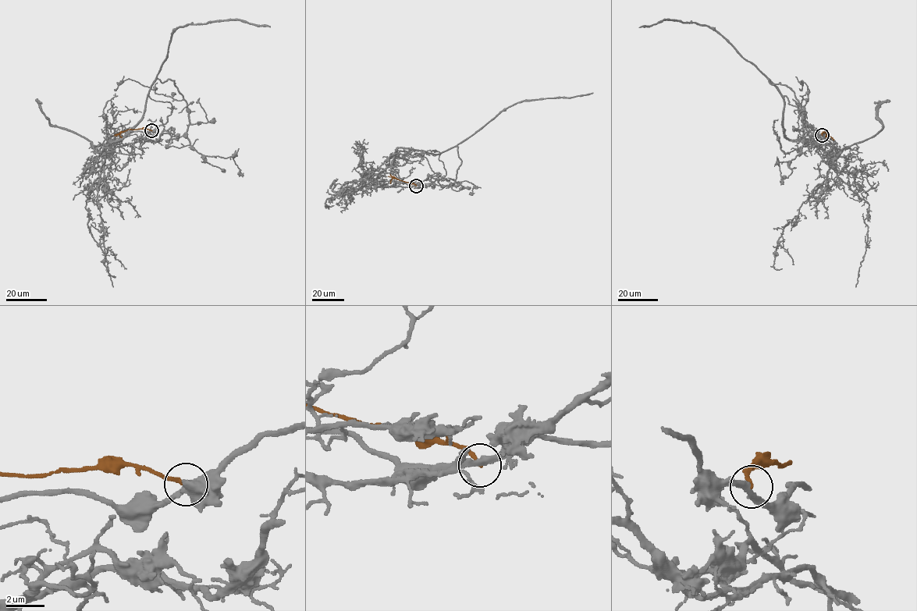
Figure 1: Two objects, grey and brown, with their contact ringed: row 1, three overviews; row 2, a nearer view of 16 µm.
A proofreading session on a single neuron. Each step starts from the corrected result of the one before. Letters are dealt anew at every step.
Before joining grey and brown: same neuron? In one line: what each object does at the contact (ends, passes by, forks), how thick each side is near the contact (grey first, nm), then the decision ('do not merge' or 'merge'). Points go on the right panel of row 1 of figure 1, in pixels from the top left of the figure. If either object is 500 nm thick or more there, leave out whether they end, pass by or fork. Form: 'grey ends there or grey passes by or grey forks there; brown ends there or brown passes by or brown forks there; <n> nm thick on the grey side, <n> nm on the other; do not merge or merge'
grey passes by; brown ends there; 320 nm thick on the grey side, 190 nm on the other; do not merge

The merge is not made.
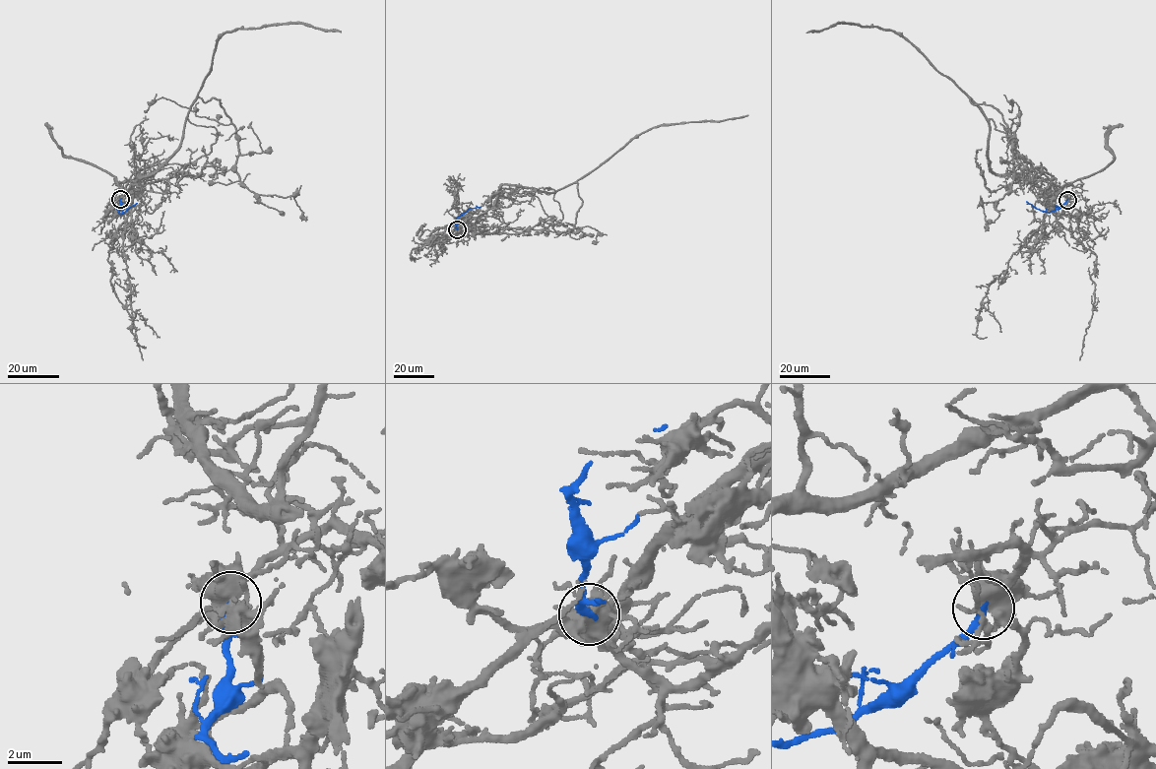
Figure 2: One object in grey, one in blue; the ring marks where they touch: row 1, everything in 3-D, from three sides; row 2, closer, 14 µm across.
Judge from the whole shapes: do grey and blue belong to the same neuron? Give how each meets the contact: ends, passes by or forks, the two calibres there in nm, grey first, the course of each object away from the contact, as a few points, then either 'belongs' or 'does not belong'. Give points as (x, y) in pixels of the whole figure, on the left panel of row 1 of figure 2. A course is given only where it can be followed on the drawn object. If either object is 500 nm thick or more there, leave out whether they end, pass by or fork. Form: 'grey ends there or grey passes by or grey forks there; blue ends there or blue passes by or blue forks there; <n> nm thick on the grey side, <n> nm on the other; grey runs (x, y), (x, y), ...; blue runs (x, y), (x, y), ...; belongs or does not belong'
grey forks there; blue ends there; 480 nm thick on the grey side, 280 nm on the other; grey runs (120, 199), (137, 195), (139, 176), (149, 176), (180, 144), (224, 33), (291, 23), (341, 32); blue runs (120, 199), (120, 213), (137, 203); does not belong

